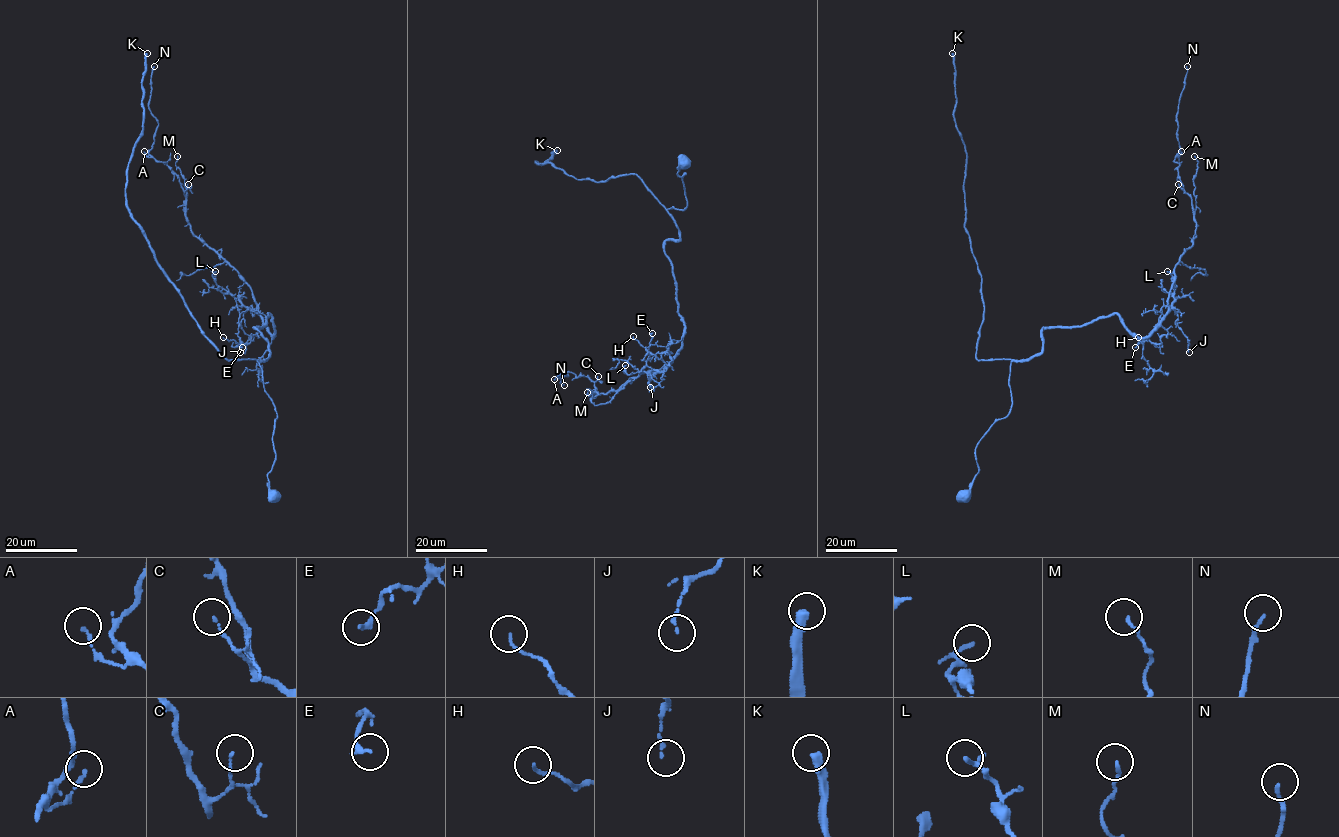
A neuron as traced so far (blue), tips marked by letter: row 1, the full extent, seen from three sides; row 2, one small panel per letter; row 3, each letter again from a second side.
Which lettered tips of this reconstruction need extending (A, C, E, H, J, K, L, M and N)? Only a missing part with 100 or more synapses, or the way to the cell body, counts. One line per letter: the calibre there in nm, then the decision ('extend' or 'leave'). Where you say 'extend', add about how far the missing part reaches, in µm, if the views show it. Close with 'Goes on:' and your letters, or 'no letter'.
A: 130 nm | leave
C: 100 nm | leave
E: 200 nm | leave
H: 100 nm | leave
J: 130 nm | leave
K: 360 nm | extend | 45 µm
L: 120 nm | leave
M: 110 nm | leave
N: 140 nm | leave
Goes on: K

